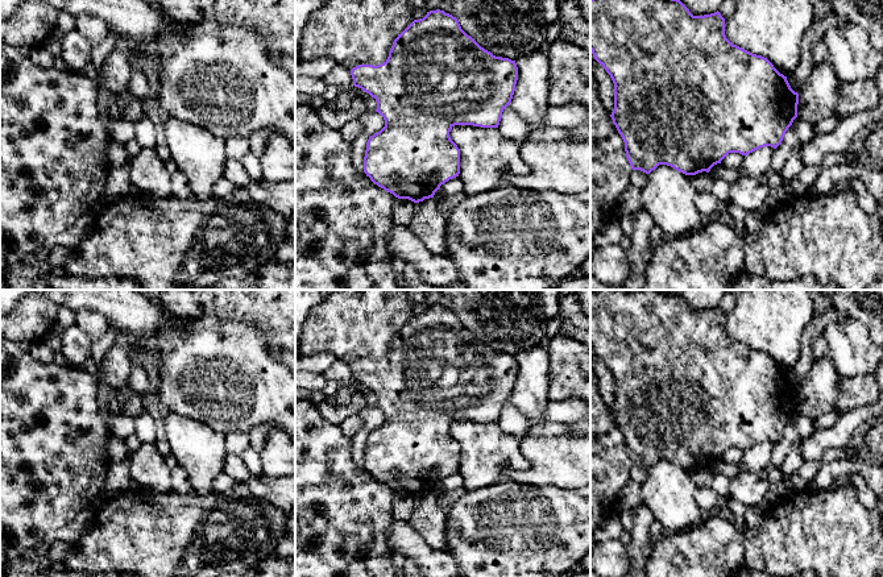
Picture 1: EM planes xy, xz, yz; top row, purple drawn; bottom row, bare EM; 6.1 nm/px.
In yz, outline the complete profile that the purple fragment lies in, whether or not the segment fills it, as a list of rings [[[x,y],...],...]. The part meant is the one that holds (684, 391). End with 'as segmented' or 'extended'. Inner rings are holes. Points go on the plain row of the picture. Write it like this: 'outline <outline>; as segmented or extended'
outline [[[596,290],[590,294],[590,346],[614,378],[614,404],[610,412],[625,437],[626,453],[633,465],[650,469],[659,460],[667,460],[685,470],[709,468],[729,448],[747,451],[764,441],[776,444],[797,412],[799,389],[791,383],[787,371],[780,369],[767,353],[733,340],[725,331],[725,314],[718,306],[710,310],[693,311],[680,295],[668,290],[638,290],[634,292],[626,290]]]; as segmented

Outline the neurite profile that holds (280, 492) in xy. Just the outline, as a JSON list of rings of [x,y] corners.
[[[249,476],[239,483],[245,485],[254,497],[277,506],[285,515],[295,511],[295,476]]]

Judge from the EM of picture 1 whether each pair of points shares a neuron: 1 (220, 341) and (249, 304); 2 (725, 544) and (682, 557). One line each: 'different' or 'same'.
1: different
2: same

